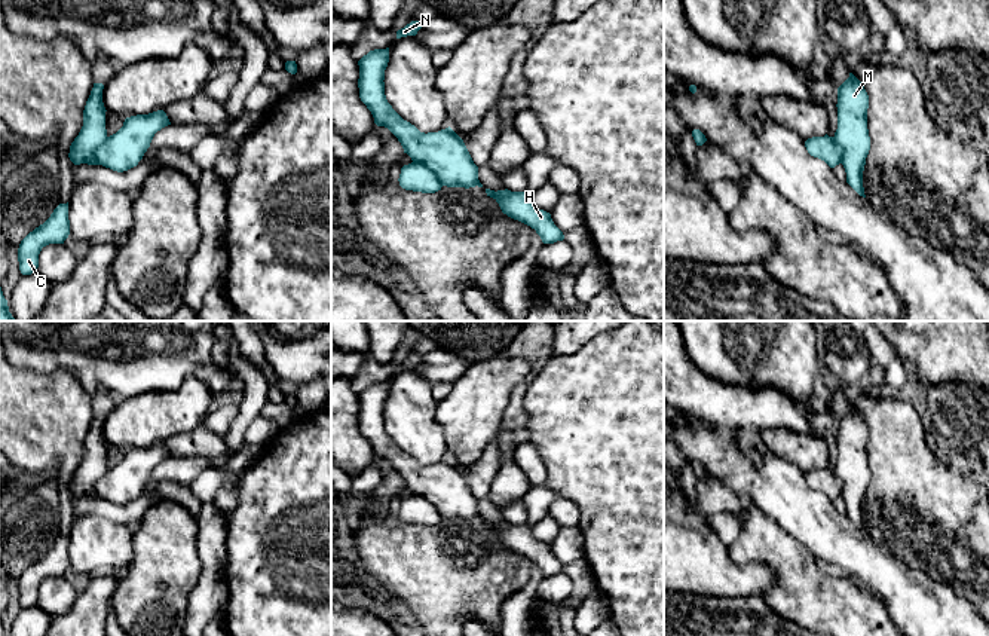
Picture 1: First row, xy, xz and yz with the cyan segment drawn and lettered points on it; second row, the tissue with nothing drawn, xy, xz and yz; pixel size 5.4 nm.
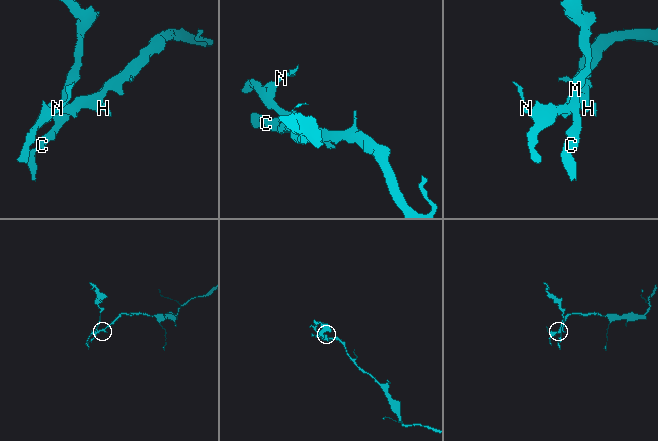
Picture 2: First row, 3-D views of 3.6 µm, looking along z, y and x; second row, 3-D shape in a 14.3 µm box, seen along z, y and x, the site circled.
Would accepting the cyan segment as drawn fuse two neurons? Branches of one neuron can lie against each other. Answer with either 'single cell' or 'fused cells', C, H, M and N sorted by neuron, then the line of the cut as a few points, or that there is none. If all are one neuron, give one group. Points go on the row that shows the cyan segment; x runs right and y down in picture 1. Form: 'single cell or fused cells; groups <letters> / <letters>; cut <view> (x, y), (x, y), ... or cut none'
fused cells; groups C M / H N; cut xz (413, 161), (423, 162), (443, 185)

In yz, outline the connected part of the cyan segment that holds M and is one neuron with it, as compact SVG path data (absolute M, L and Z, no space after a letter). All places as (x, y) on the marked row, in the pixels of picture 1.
M849 73L838 88L838 129L835 141L842 149L846 183L863 198L863 171L870 150L867 129L869 95L863 83Z

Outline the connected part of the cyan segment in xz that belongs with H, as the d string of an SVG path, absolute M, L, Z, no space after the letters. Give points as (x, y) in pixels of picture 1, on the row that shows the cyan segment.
M486 189L486 193L499 204L503 214L535 229L544 244L564 239L563 232L554 224L551 214L533 204L530 190L511 192L505 189L494 192Z

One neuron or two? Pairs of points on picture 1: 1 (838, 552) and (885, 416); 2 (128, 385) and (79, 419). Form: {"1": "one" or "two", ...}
{"1": "two", "2": "two"}

